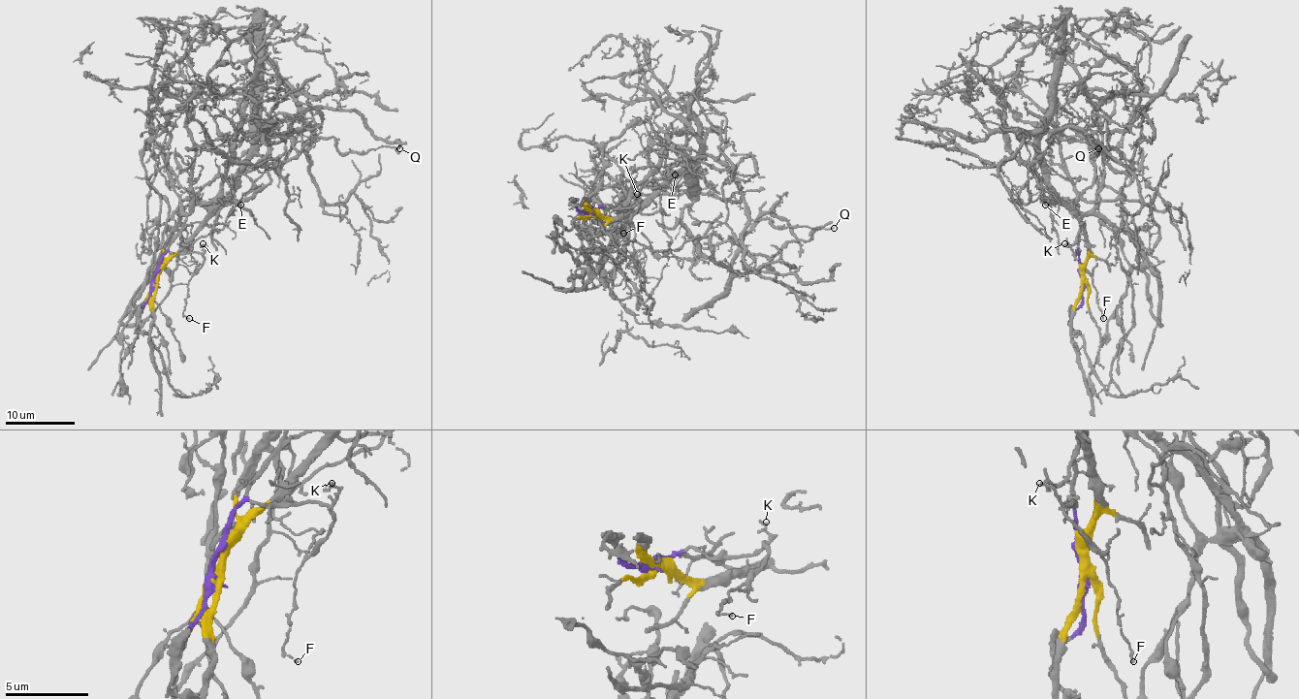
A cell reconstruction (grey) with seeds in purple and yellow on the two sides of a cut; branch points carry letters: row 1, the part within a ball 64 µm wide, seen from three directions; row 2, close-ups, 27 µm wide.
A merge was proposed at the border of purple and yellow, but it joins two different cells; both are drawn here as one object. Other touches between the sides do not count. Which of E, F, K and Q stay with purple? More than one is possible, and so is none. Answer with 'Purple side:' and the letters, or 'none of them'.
Purple side: F, K

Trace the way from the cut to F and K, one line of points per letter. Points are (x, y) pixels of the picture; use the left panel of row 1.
F: (154, 278), (159, 259), (168, 252), (196, 252), (201, 256), (203, 263), (187, 287), (183, 314), (189, 318)
K: (154, 278), (159, 259), (165, 254), (199, 252), (206, 248), (203, 243)

